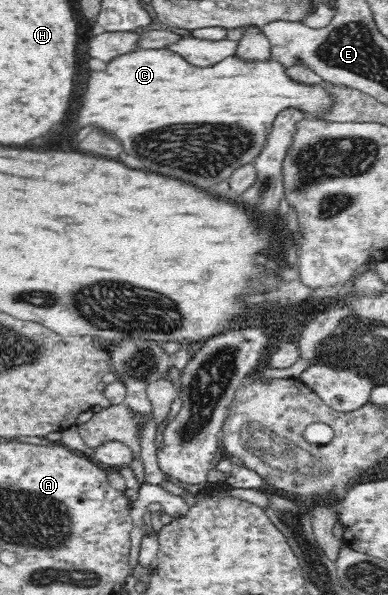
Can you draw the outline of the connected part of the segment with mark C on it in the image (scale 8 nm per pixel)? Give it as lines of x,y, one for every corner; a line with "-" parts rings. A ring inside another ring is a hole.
139,48
109,61
105,71
89,73
81,105
63,135
95,125
119,139
145,171
207,187
225,181
237,165
253,163
265,147
267,127
283,109
299,107
318,115
332,105
323,86
299,84
287,77
285,70
273,59
243,63
237,57
227,57
215,67
195,69
167,48
-
199,135
211,137
201,147
205,155
195,155

